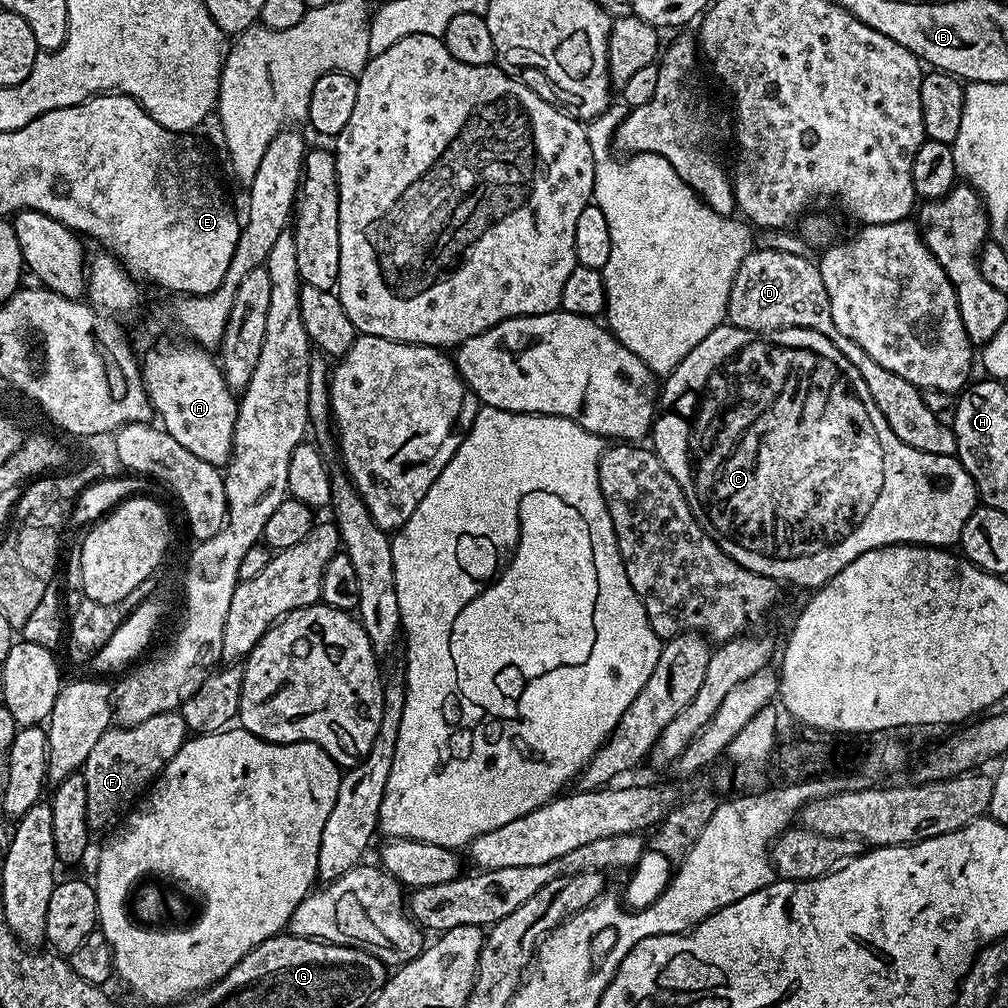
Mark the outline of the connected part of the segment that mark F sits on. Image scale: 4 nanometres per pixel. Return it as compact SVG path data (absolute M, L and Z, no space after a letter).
M179 711L154 714L154 718L138 722L138 726L109 727L102 738L98 738L94 750L90 750L90 758L86 758L82 769L86 778L86 818L89 829L93 833L103 828L111 829L122 814L127 813L151 788L170 758L178 754L189 736L188 727Z

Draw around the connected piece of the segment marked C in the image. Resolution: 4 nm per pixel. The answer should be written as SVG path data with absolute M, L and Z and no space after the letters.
M727 322L720 325L682 362L674 371L668 373L658 396L658 415L652 422L650 447L656 456L670 470L670 478L682 486L682 494L686 494L686 502L694 514L696 521L718 542L718 546L738 566L746 566L746 570L754 570L754 574L769 576L774 581L789 580L800 588L815 590L820 588L834 574L846 570L854 558L866 554L866 550L885 548L891 544L925 544L928 548L951 549L962 534L962 526L966 526L966 518L978 507L976 487L966 474L966 470L955 456L935 456L929 452L918 450L914 446L906 446L894 430L882 418L882 410L874 406L870 400L870 389L862 382L862 374L846 359L846 354L826 338L826 334L818 334L818 330L809 328L783 328L777 332L751 332L736 328Z

